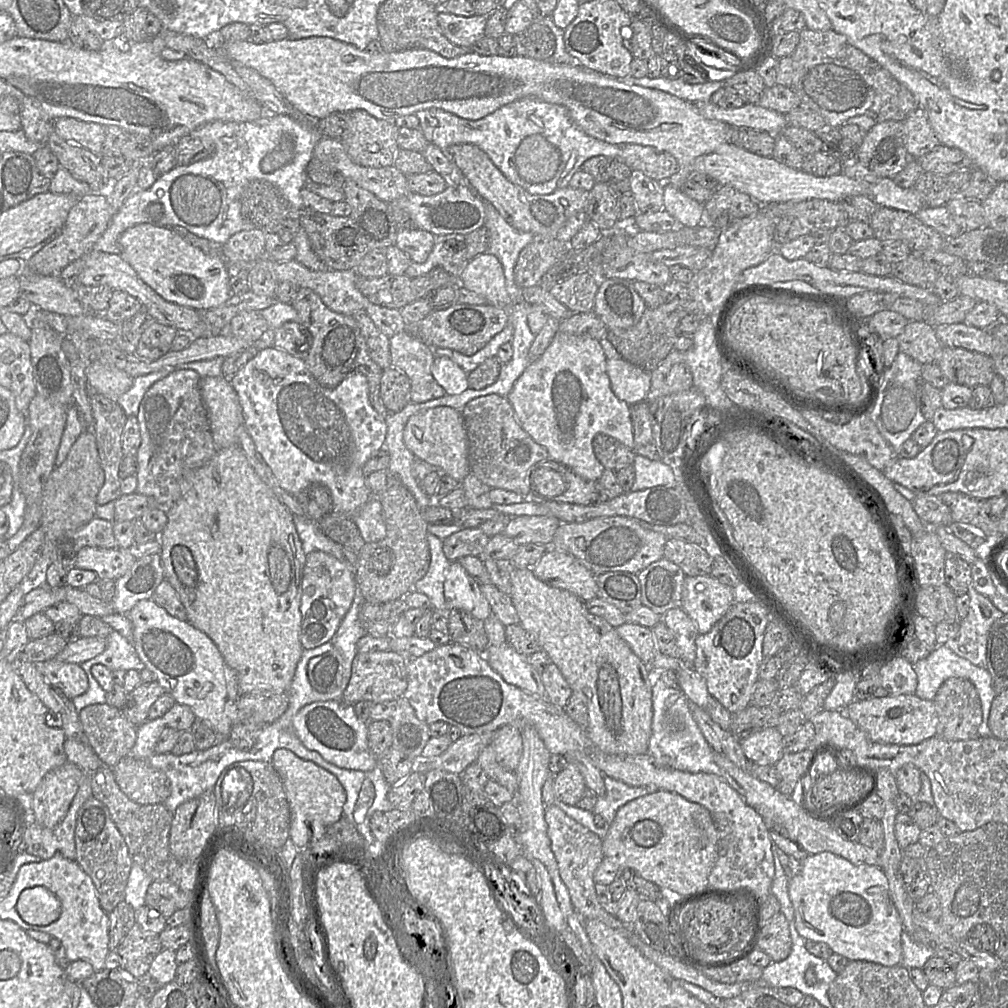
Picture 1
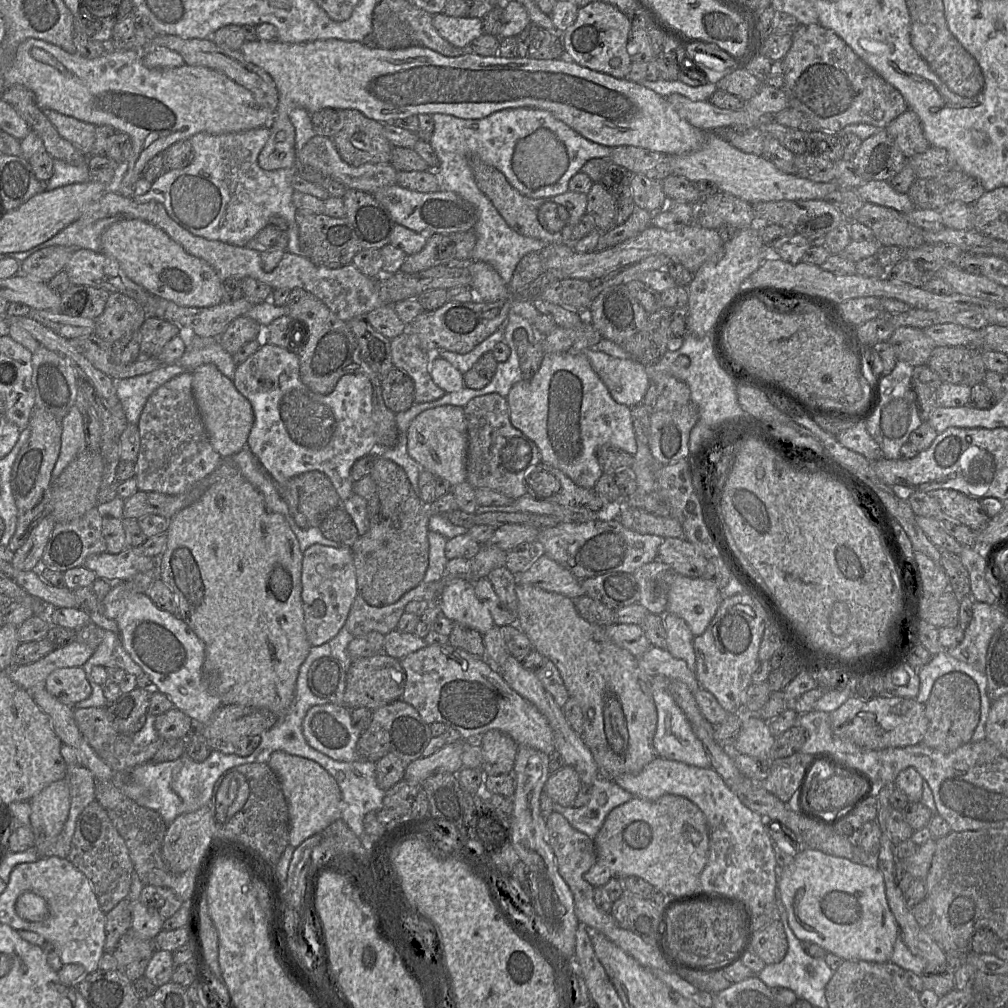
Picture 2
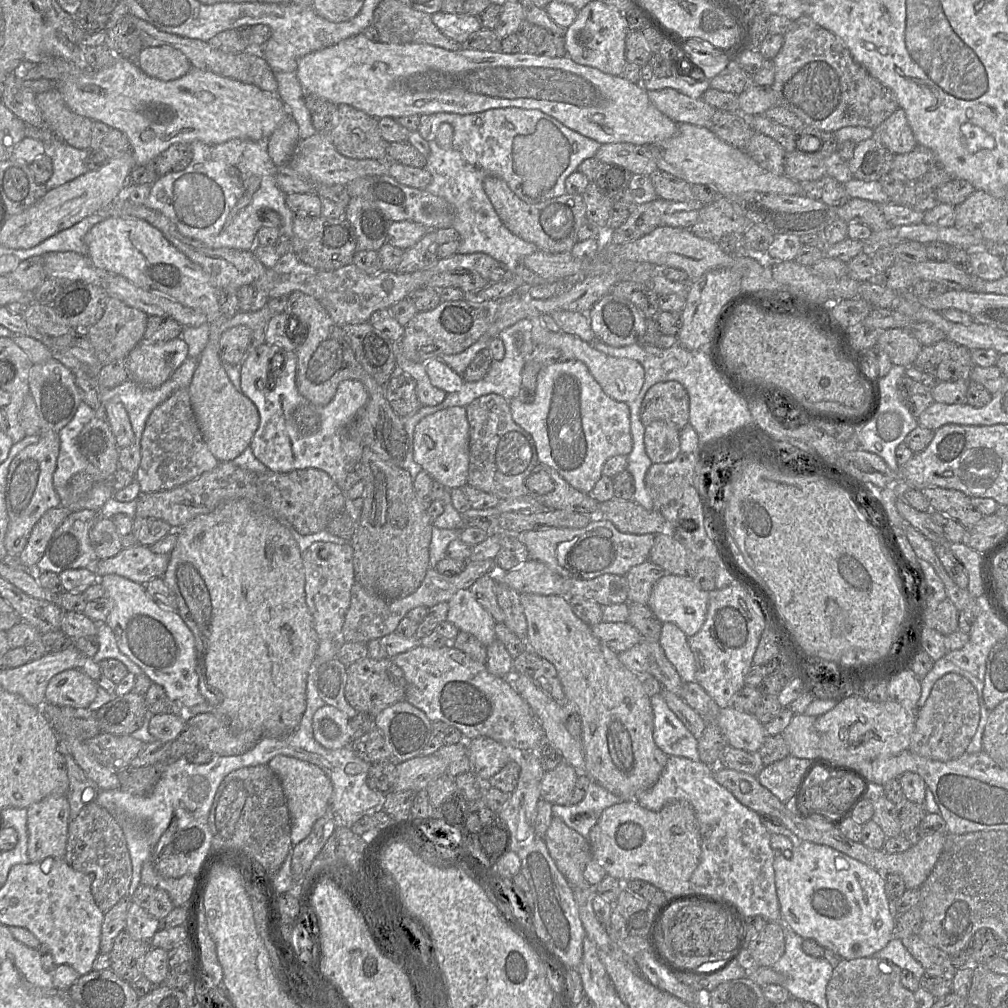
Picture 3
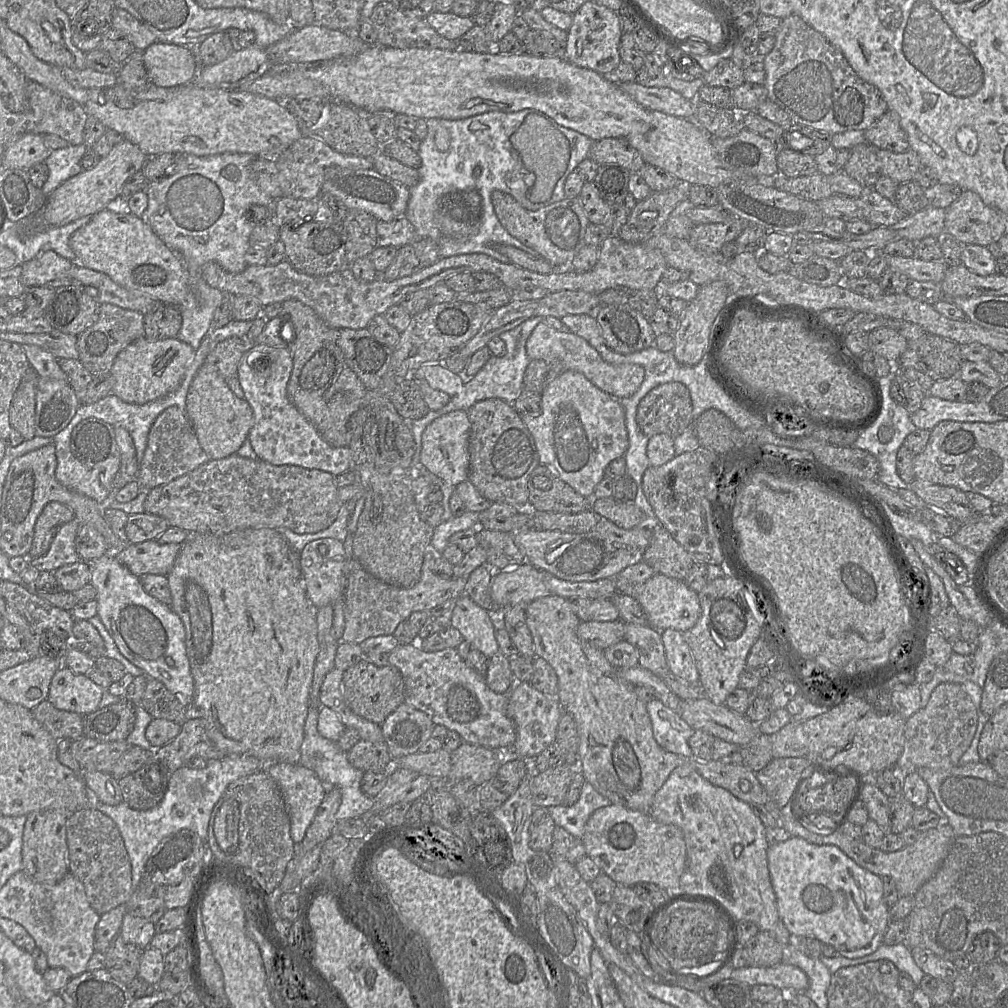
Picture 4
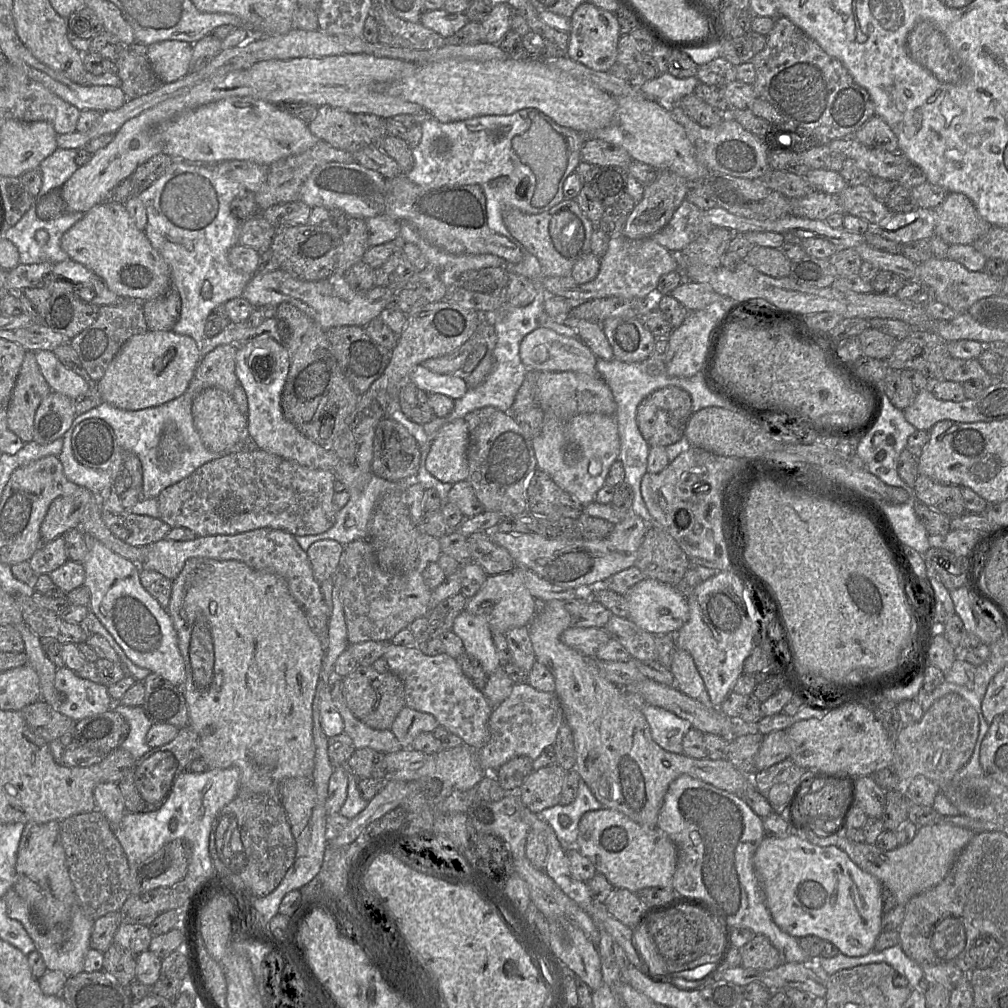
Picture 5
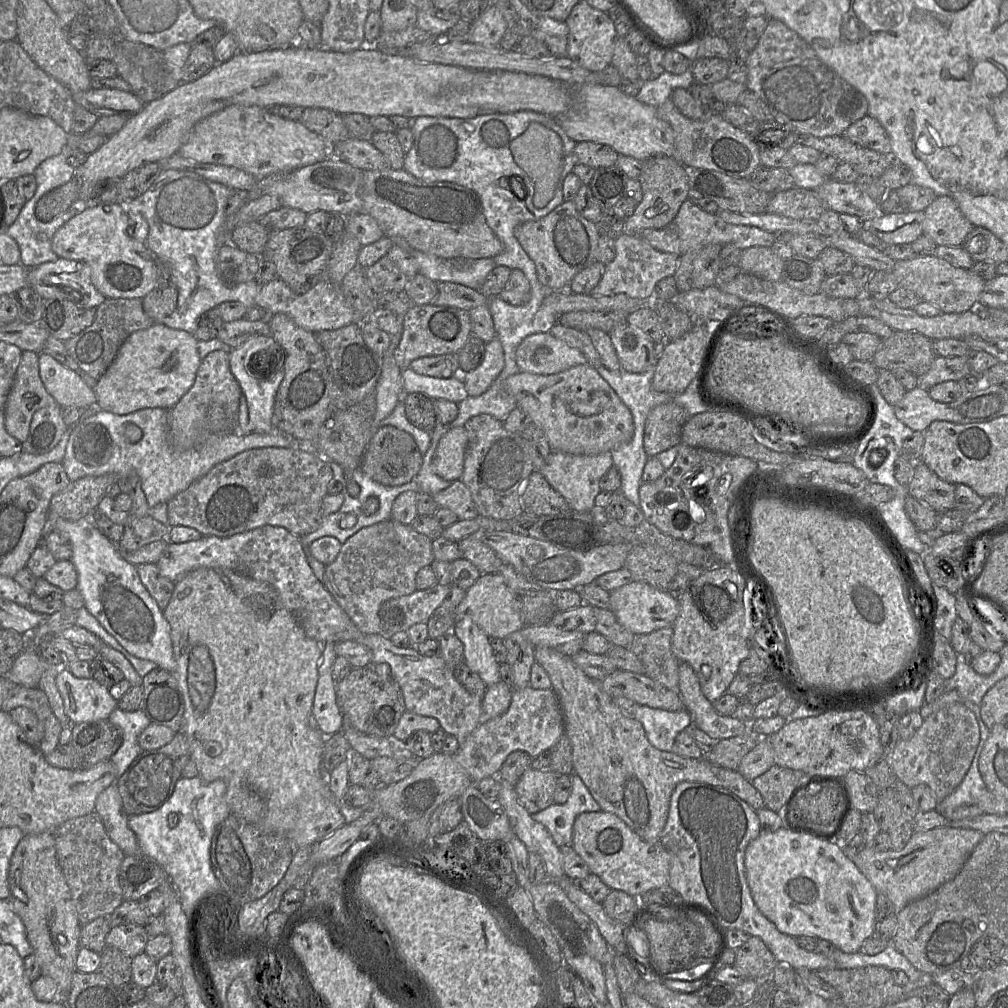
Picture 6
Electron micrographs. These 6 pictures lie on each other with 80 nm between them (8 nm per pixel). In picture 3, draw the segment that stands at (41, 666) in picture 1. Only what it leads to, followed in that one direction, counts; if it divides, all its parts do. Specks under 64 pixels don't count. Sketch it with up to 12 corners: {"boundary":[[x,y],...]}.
{"boundary":[[76,668],[49,680],[46,702],[88,708],[96,682]]}

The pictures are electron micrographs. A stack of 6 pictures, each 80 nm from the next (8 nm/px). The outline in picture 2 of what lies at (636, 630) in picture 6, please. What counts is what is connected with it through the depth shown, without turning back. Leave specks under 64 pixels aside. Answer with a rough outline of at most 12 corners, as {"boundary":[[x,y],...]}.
{"boundary":[[677,575],[666,612],[701,635],[722,600],[704,578]]}

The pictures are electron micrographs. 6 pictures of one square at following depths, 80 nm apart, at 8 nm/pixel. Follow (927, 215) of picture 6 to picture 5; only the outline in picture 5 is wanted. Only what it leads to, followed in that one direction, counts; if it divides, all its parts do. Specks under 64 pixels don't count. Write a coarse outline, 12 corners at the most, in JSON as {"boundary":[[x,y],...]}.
{"boundary":[[949,193],[934,233],[972,244],[992,227],[962,193]]}

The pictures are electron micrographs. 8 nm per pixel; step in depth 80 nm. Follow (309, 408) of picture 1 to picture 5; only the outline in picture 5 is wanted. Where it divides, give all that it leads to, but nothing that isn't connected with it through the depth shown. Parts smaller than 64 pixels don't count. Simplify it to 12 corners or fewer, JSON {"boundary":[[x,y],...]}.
{"boundary":[[281,343],[238,347],[235,373],[248,400],[248,436],[258,449],[333,472],[338,455],[284,416],[288,365]]}

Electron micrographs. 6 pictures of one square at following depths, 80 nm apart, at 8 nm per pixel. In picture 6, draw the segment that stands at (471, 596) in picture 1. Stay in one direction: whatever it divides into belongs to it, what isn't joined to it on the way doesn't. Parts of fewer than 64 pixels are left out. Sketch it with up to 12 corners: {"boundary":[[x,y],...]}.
{"boundary":[[471,619],[452,631],[464,662],[487,686],[499,682],[487,636]]}

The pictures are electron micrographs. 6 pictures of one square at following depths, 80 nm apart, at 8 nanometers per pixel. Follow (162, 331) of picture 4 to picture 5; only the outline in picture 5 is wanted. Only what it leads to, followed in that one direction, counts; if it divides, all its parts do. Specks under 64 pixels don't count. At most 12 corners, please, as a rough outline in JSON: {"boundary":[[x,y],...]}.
{"boundary":[[172,285],[143,302],[149,331],[170,331],[181,299]]}

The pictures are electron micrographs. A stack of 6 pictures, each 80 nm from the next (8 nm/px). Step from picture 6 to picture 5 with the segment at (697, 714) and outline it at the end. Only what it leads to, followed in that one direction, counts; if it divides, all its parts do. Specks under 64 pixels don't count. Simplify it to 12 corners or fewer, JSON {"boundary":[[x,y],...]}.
{"boundary":[[676,648],[669,670],[674,687],[715,707],[694,660]]}

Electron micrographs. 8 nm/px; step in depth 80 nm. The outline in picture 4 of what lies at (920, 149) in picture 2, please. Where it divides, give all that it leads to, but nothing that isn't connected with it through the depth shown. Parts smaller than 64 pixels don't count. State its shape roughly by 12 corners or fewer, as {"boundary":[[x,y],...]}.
{"boundary":[[886,112],[864,131],[878,149],[904,153],[910,148],[896,112]]}

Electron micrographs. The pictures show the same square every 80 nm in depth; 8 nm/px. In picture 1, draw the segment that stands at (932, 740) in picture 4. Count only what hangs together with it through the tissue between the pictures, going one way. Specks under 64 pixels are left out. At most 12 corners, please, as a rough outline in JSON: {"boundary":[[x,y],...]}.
{"boundary":[[949,678],[932,701],[935,736],[978,737],[982,707],[972,682]]}

